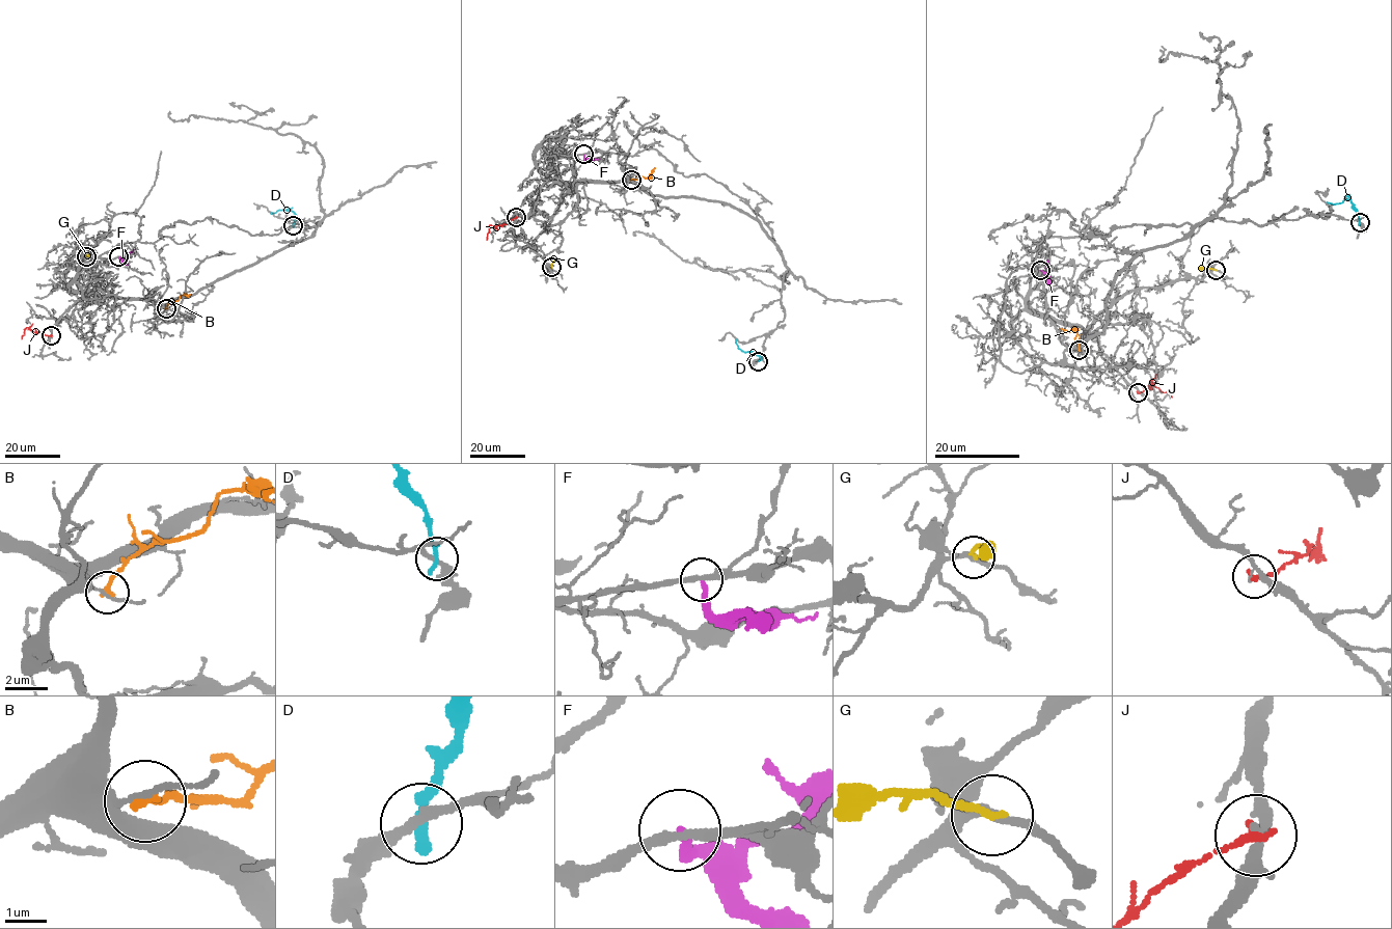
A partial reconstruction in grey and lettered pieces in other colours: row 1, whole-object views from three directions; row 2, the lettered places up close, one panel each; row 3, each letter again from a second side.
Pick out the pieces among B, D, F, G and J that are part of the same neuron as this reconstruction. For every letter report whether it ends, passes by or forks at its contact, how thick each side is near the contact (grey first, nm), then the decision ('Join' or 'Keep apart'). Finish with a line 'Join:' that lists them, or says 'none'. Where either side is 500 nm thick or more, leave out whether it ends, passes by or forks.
B: It ends there. Thickness 120 nm (grey) against 260 nm. Keep apart
D: It ends there. Thickness 240 nm (grey) against 320 nm. Keep apart
F: It ends there. Thickness 240 nm (grey) against 190 nm. Keep apart
G: It ends there. Thickness 200 nm (grey) against 180 nm. Keep apart
J: It ends there. Thickness 160 nm (grey) against 200 nm. Keep apart
Join: none

